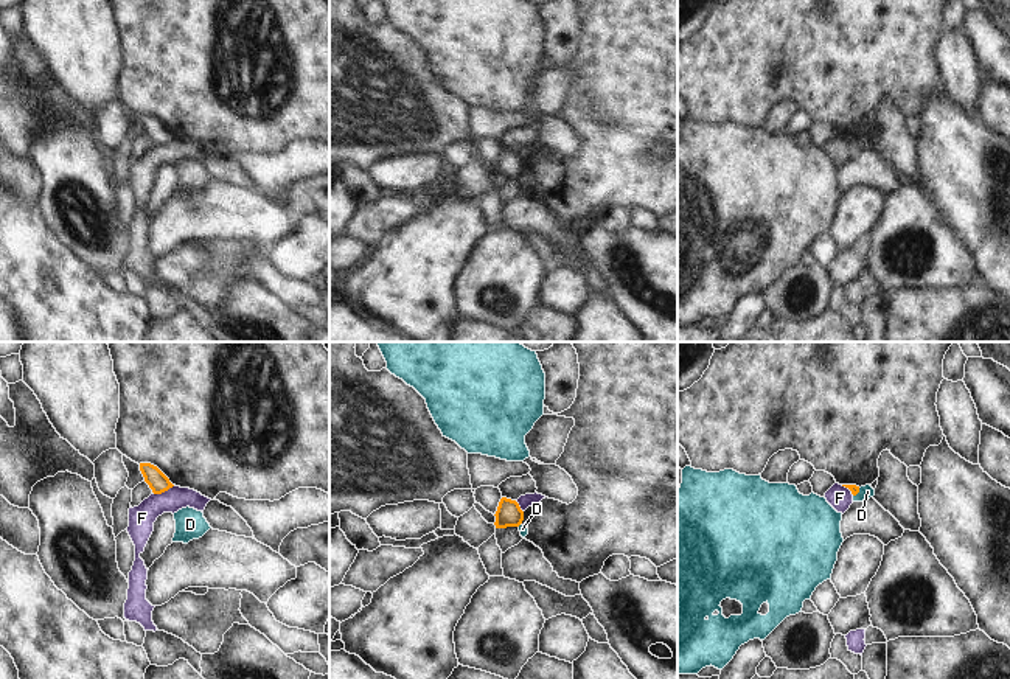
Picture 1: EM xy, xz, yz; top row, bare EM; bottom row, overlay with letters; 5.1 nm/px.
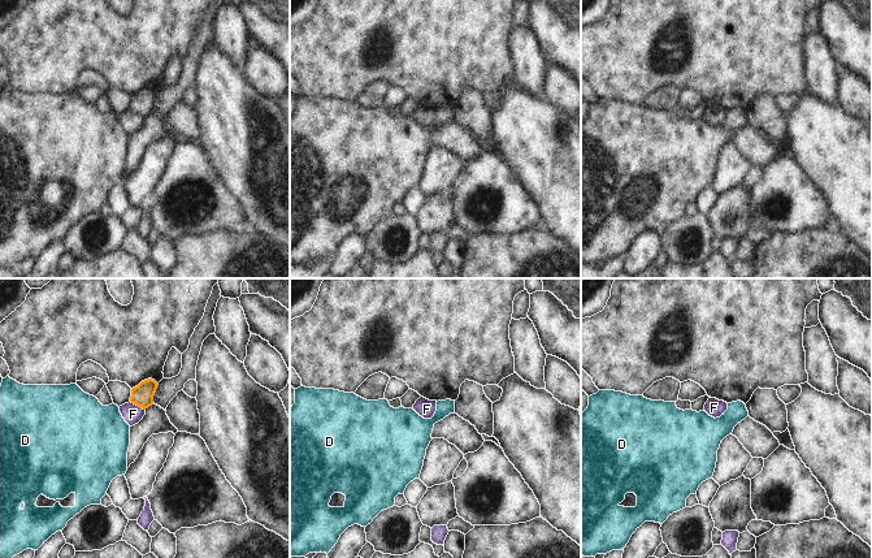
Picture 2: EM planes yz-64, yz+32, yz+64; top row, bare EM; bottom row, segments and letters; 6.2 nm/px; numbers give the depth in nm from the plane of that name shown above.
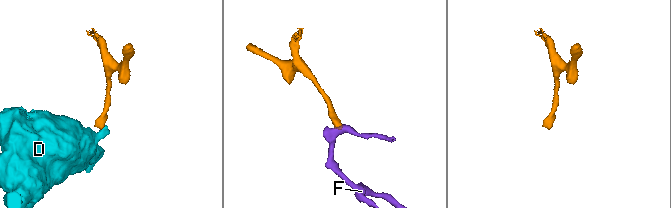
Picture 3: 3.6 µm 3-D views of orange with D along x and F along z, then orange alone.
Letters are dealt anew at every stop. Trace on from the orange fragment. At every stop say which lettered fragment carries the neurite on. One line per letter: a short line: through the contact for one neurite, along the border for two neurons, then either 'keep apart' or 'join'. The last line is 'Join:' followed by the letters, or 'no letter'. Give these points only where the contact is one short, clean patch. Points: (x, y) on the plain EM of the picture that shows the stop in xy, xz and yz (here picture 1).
D: line yz (860, 140), (853, 148); keep apart
F: line xy (174, 137), (154, 146); keep apart
Join: no letter

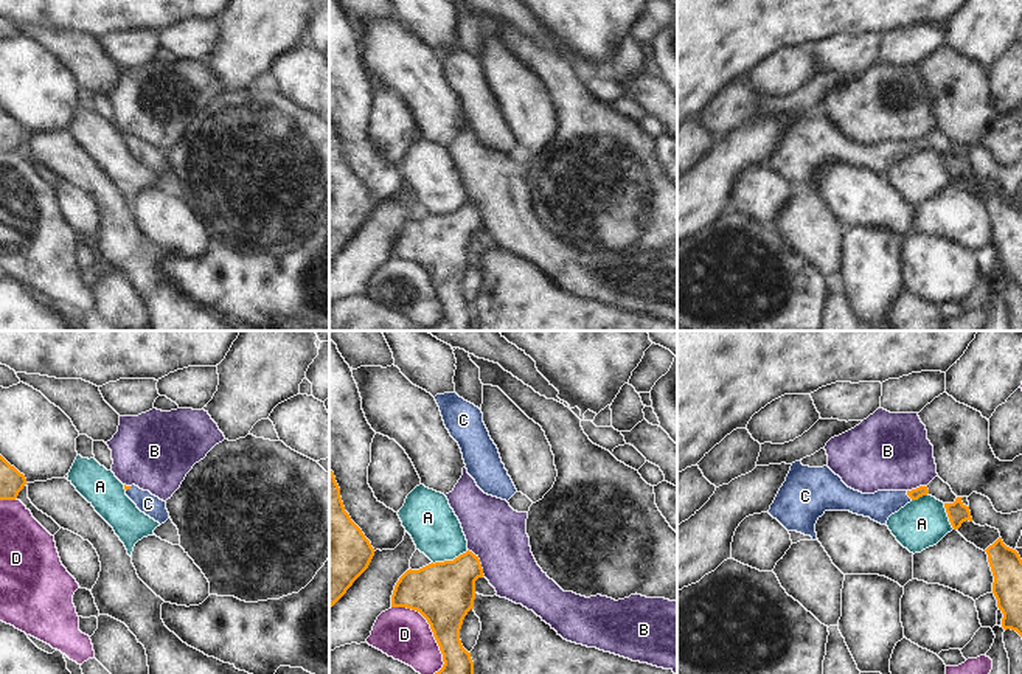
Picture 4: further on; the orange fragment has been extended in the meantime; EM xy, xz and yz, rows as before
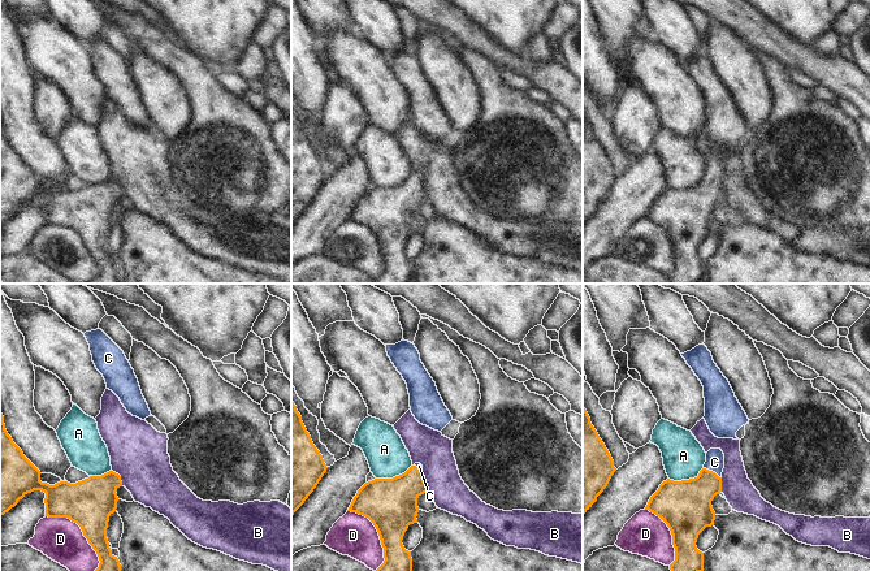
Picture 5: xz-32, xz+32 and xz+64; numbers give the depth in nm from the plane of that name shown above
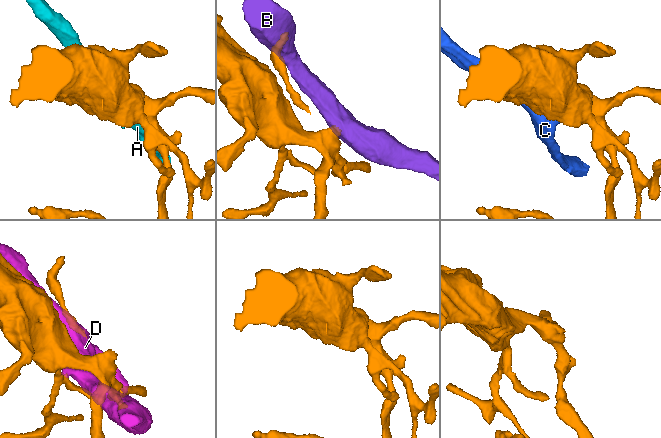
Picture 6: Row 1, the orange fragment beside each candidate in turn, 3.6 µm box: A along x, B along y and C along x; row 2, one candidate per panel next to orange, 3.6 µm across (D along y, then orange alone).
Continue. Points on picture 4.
A: line xz (468, 202), (452, 211), (432, 215); keep apart
B: line xz (468, 201), (479, 211), (485, 227); keep apart
C: line yz (914, 146), (909, 148), (881, 157); join
D: keep apart
Join: C

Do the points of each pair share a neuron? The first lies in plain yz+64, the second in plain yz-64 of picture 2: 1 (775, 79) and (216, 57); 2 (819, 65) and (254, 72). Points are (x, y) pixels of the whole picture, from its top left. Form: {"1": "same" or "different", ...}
{"1": "different", "2": "different"}

